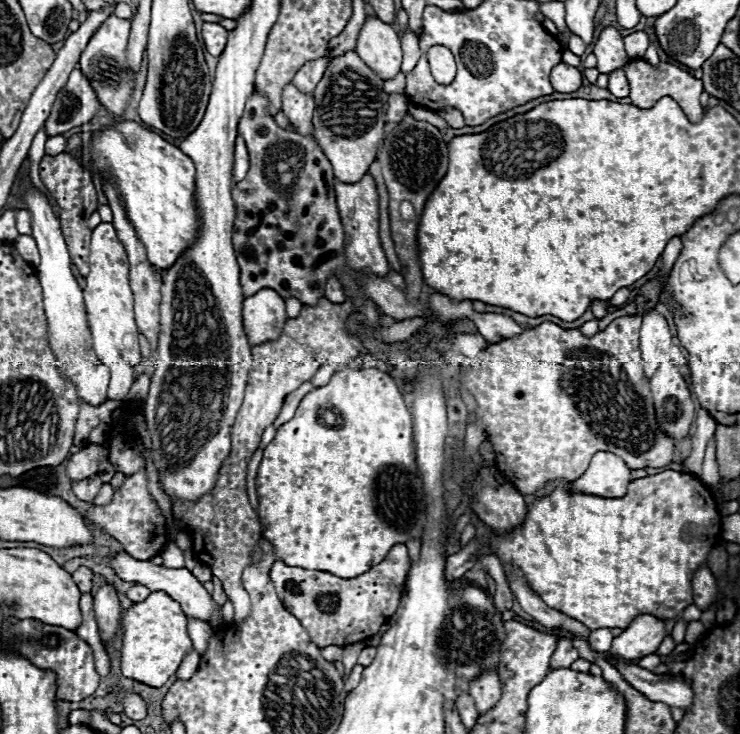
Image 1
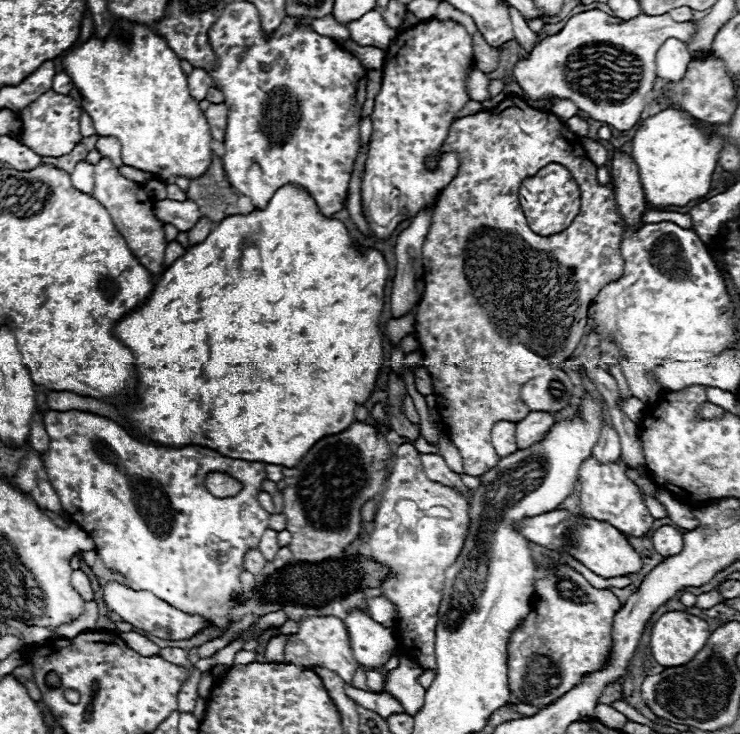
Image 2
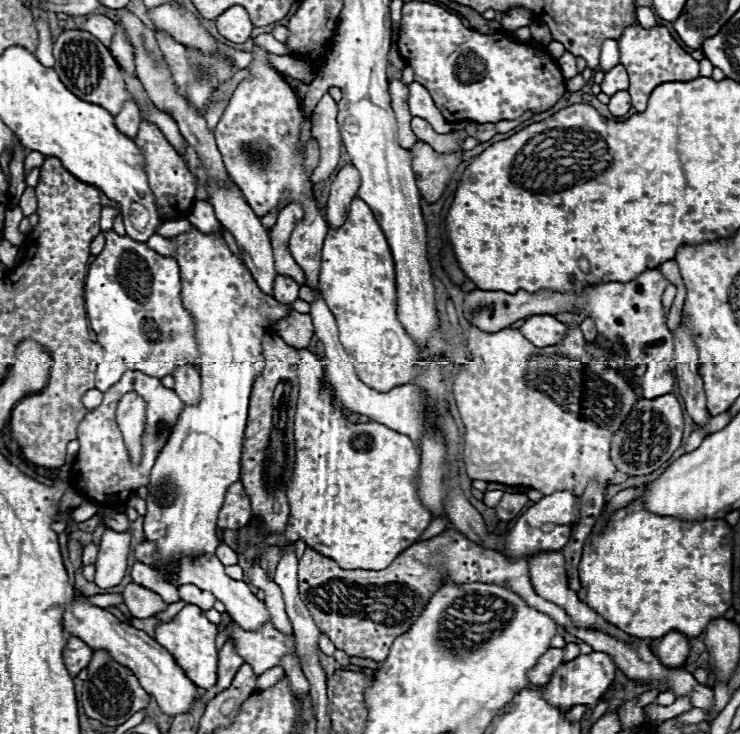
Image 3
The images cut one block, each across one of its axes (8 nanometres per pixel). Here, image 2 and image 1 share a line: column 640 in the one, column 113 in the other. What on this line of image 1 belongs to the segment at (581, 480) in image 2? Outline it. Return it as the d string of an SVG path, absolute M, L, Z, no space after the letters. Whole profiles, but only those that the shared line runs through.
M146 472L132 474L124 480L122 488L114 492L112 504L108 506L96 506L86 514L86 518L102 532L108 532L114 536L124 550L136 558L136 560L150 560L162 552L162 548L168 542L168 532L166 532L166 518L162 516L158 504L152 500L148 492L148 478Z

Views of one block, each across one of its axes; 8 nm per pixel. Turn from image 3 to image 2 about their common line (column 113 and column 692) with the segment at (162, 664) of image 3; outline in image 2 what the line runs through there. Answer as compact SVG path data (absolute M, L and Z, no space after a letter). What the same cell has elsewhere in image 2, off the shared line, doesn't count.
M674 610L662 614L652 626L650 650L660 666L682 666L694 658L708 638L710 628L702 618Z

